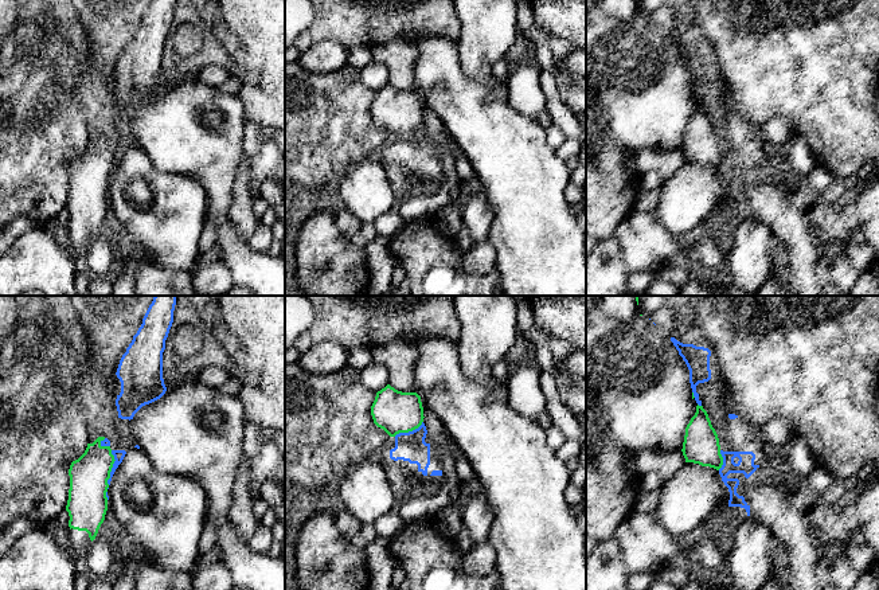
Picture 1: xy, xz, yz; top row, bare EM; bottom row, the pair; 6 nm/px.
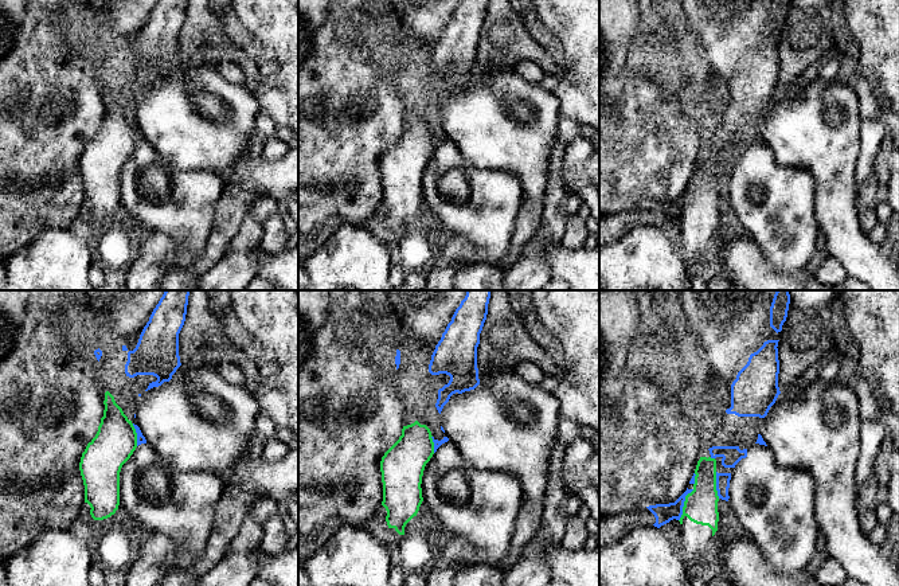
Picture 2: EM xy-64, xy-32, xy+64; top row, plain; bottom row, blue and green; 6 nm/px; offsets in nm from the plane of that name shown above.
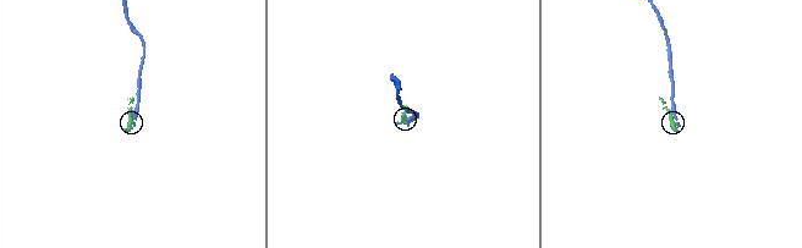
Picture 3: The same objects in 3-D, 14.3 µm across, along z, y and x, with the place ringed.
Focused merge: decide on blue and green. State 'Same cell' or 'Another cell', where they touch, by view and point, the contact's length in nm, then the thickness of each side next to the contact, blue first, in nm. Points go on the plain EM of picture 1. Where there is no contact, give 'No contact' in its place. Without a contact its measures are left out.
Another cell. Touches blue at xy (112, 167). Shared border 200 nm. Thickness 60 nm (blue) against 240 nm

